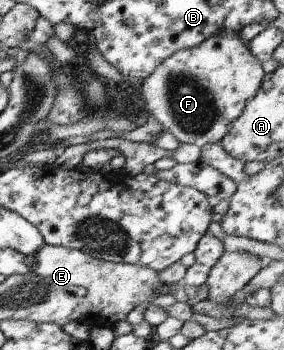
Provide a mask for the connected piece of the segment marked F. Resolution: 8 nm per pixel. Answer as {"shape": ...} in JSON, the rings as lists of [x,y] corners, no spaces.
{"shape":[[[218,31],[212,36],[202,40],[202,42],[196,46],[177,50],[175,53],[169,54],[164,58],[164,60],[160,62],[160,64],[157,64],[154,67],[154,70],[152,70],[152,72],[142,80],[138,87],[137,98],[142,102],[142,108],[153,116],[156,122],[162,126],[164,131],[168,131],[179,143],[196,145],[200,149],[202,145],[220,142],[220,139],[228,132],[231,122],[240,116],[241,110],[244,108],[247,100],[258,90],[264,75],[265,72],[262,70],[261,62],[252,56],[247,43],[238,37],[238,33],[236,31]]]}

